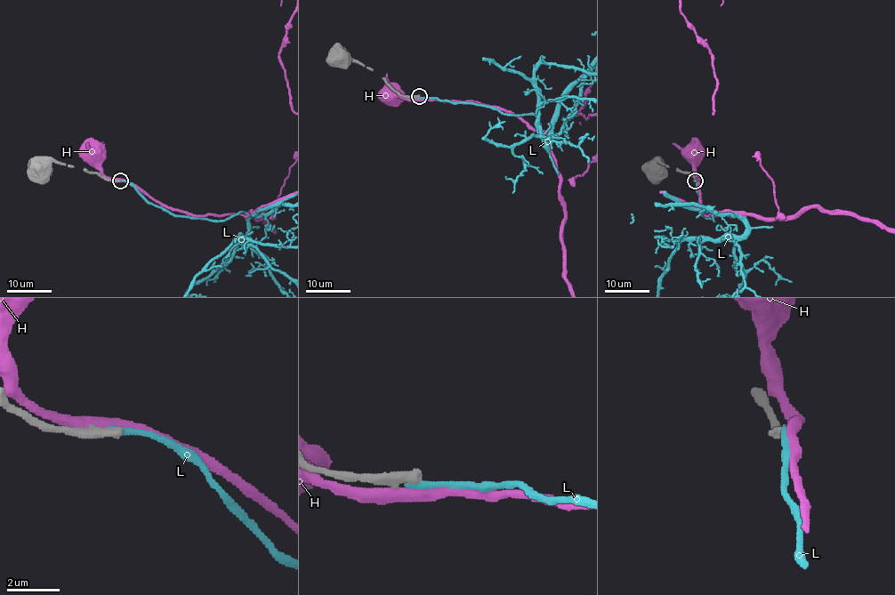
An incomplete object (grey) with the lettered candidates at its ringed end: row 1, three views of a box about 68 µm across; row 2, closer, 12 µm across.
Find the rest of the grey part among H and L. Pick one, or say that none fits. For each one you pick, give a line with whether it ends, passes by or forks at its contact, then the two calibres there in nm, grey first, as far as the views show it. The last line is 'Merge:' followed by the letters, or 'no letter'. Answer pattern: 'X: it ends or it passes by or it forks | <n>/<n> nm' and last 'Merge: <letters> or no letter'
Merge: no letter

